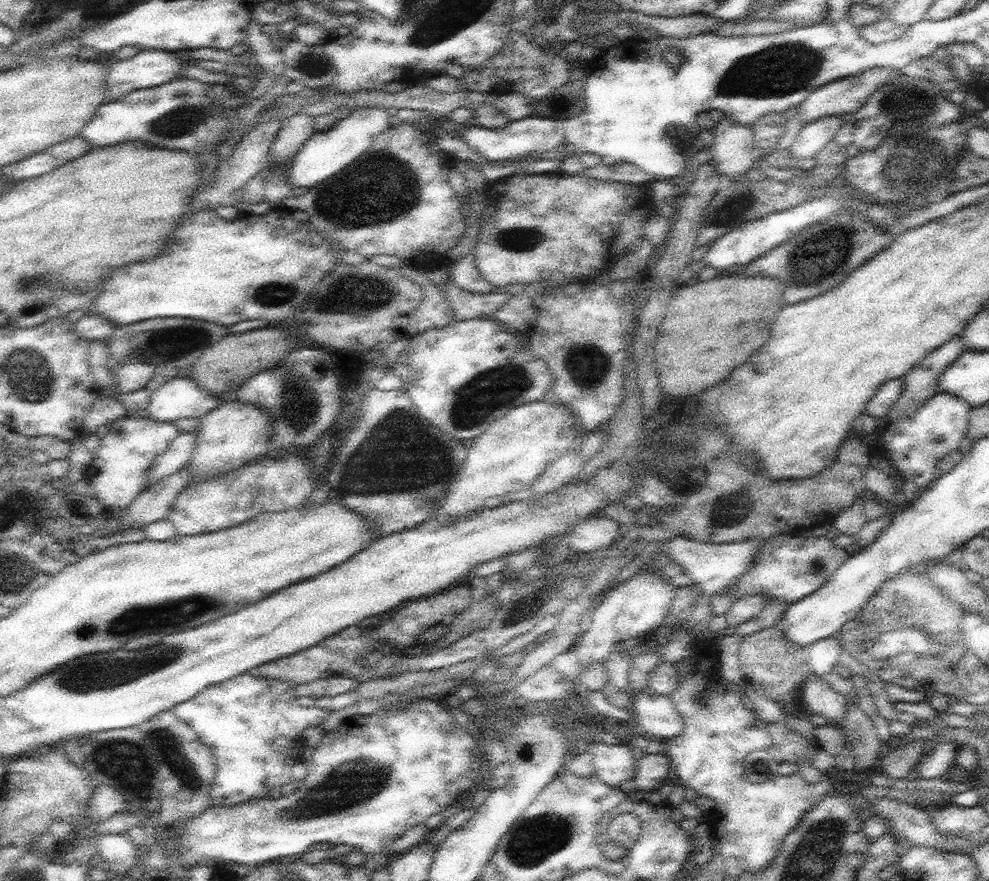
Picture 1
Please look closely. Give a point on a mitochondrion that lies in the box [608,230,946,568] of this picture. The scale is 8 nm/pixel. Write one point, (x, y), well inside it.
(729, 510)

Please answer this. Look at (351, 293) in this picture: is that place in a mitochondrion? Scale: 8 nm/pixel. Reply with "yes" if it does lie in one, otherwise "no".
yes

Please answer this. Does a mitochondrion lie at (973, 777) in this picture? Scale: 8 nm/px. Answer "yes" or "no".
no

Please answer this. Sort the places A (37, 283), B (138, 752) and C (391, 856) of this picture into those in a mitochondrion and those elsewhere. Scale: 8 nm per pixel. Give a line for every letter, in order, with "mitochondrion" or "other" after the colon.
A: mitochondrion
B: mitochondrion
C: other

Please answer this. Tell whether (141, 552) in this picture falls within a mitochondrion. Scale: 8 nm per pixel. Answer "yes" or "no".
no

